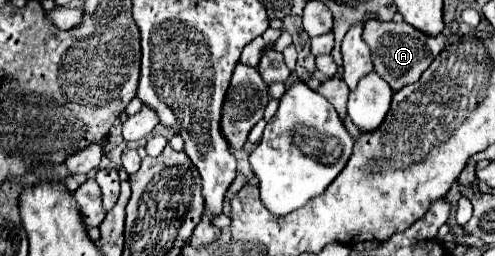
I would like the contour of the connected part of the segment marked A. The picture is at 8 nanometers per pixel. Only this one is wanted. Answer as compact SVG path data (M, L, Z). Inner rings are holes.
M371 20L363 28L363 40L371 48L371 58L375 72L391 86L393 92L401 90L403 86L417 82L421 72L439 56L439 52L445 48L447 38L443 34L439 36L429 36L419 32L407 22L395 24L395 22L381 22L381 20Z

